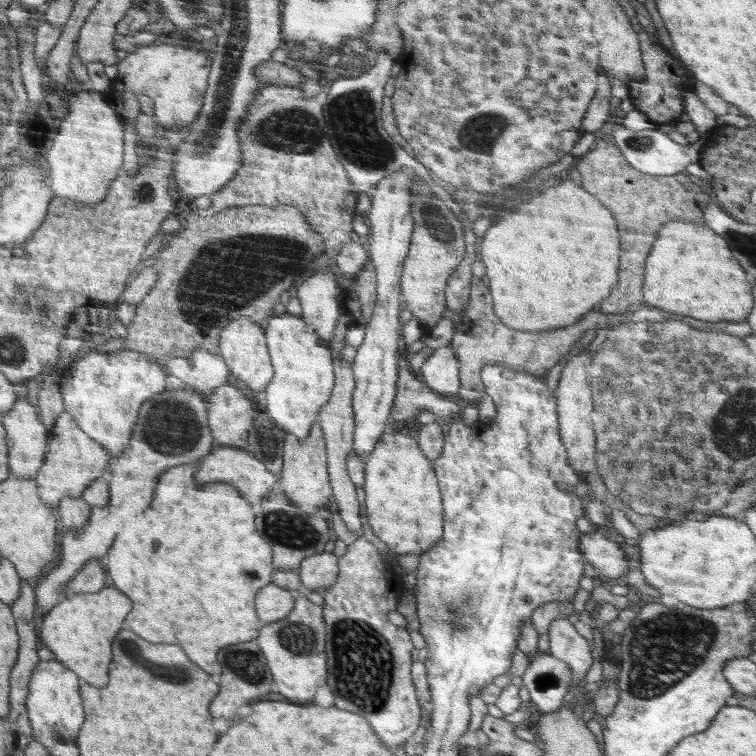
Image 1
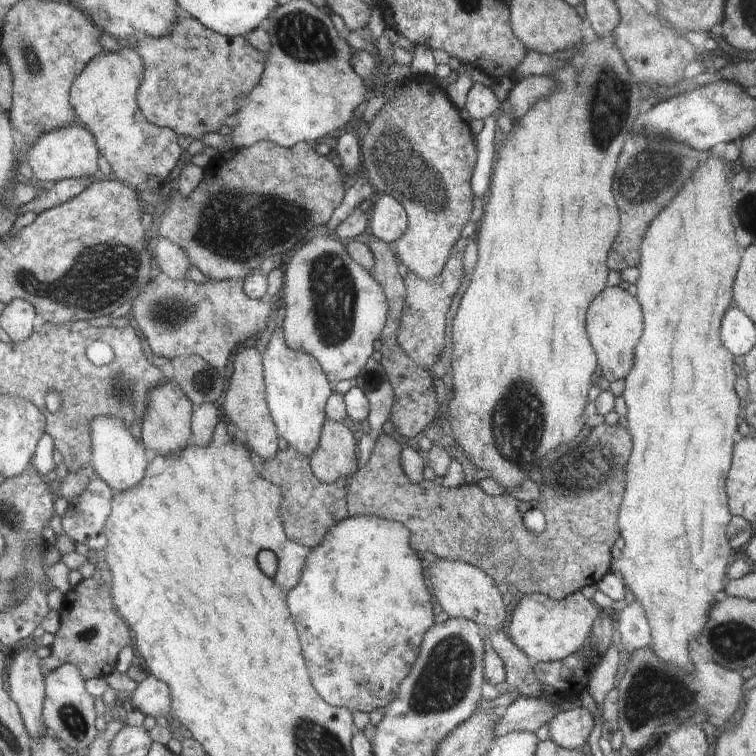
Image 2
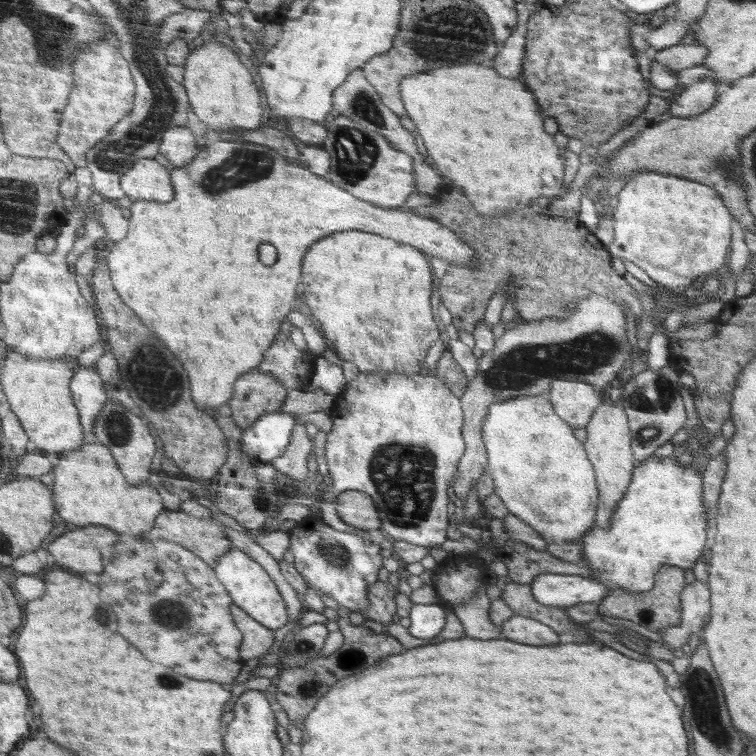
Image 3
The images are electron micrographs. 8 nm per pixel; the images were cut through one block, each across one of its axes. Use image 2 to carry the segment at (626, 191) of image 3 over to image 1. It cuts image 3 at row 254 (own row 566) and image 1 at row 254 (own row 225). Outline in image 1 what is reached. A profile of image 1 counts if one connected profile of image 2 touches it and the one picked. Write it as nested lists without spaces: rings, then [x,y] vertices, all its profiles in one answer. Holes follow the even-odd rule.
[[[674,220],[660,232],[660,244],[648,256],[648,280],[644,280],[644,300],[646,304],[692,316],[706,322],[740,322],[754,310],[754,293],[746,280],[744,270],[738,266],[730,254],[726,242],[706,224],[696,225],[691,221]]]

